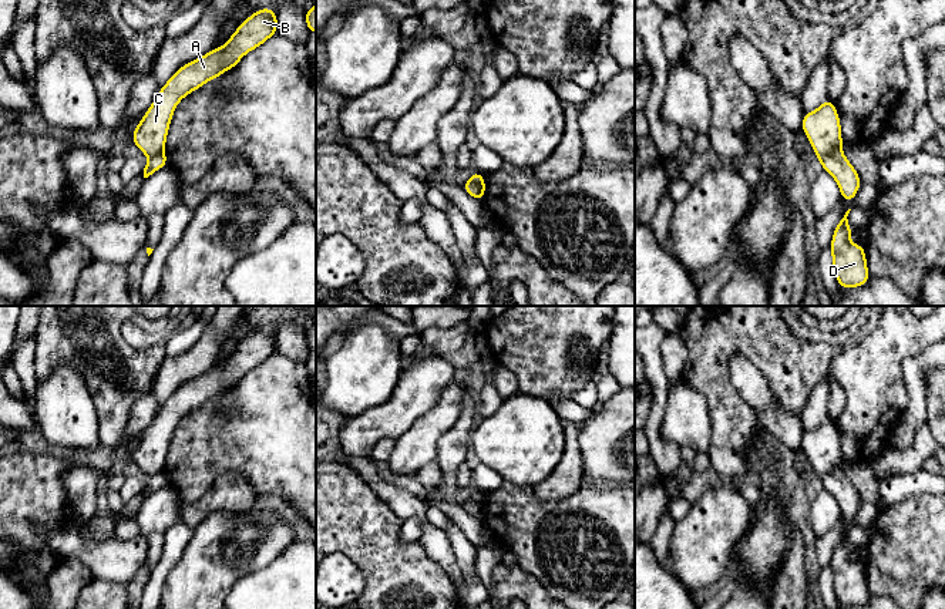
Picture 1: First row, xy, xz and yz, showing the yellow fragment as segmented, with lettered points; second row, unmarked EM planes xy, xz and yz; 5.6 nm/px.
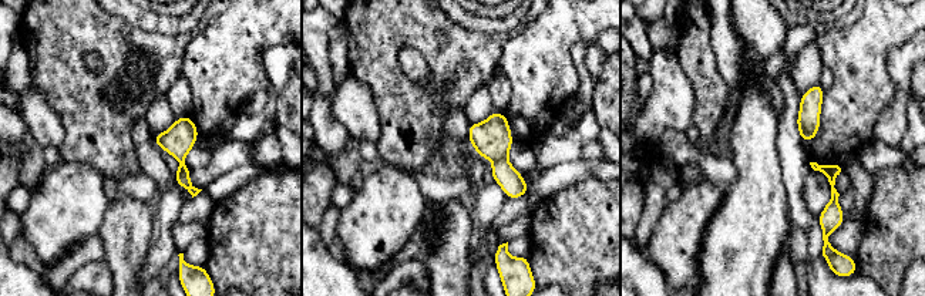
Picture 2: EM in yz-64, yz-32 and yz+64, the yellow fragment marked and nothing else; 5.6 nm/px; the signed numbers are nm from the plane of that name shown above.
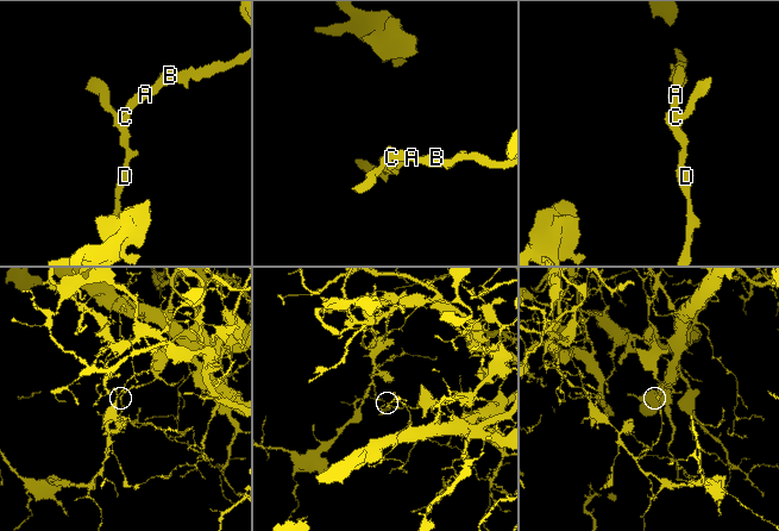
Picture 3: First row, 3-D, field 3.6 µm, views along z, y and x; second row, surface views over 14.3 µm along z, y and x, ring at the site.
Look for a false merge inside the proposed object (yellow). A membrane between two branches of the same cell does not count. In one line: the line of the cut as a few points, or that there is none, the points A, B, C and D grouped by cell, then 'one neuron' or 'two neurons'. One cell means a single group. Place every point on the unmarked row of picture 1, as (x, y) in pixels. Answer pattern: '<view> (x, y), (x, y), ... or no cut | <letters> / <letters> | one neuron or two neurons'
yz (840, 467), (820, 478) | A B C / D | two neurons

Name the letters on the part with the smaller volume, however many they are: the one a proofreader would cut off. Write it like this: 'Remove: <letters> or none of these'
Remove: D

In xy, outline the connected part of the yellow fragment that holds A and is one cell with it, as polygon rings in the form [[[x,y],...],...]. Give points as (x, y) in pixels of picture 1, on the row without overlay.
[[[263,326],[243,339],[223,366],[184,383],[159,408],[132,451],[131,461],[149,477],[164,472],[172,433],[179,420],[205,401],[235,387],[249,370],[278,351],[278,333]]]

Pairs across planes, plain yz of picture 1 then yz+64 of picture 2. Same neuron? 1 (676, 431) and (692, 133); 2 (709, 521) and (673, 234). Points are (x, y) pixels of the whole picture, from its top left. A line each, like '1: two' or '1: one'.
1: two
2: one

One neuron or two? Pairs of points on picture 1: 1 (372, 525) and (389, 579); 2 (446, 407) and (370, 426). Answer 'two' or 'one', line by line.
1: one
2: two

